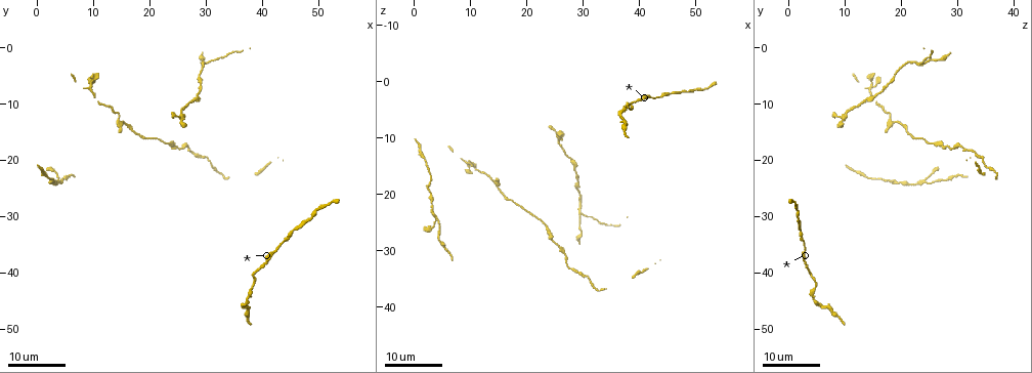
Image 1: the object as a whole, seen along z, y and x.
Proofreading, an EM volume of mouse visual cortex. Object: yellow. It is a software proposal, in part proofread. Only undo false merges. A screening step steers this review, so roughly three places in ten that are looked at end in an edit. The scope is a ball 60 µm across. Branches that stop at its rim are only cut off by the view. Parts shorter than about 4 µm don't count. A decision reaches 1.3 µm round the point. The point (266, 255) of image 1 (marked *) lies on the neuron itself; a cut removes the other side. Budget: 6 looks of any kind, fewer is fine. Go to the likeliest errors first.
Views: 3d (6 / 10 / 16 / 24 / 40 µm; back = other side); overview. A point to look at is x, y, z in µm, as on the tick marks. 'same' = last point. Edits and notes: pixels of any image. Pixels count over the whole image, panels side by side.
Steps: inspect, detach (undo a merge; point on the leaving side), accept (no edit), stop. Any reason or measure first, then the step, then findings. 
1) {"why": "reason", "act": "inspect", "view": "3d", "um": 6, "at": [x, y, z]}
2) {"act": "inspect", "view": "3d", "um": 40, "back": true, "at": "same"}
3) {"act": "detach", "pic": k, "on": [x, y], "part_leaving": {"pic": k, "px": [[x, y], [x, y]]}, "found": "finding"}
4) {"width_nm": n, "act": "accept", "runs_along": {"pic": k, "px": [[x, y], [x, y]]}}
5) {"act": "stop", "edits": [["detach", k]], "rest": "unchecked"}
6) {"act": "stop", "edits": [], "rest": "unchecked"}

{"why": "branch point", "act": "inspect", "view": "3d", "um": 24, "at": [14.5, 13.0, 18.0]}

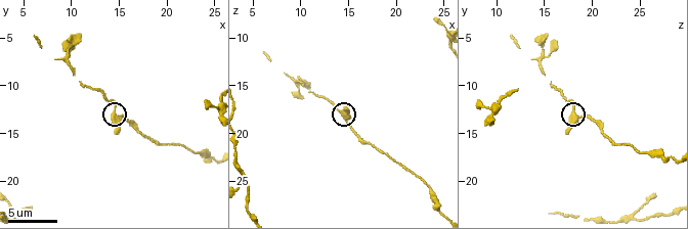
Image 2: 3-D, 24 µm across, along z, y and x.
{"act": "inspect", "view": "3d", "um": 6, "at": [14.6, 12.6, 18.0]}

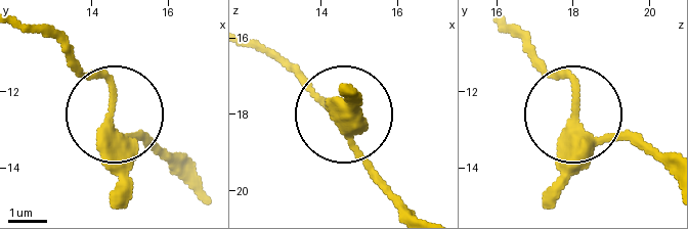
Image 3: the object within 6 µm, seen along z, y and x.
{"arms": 3, "act": "accept", "found": "one neuron here"}

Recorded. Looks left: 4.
{"why": "three arms meet", "act": "inspect", "view": "3d", "um": 16, "at": [30.0, 2.5, 23.5]}

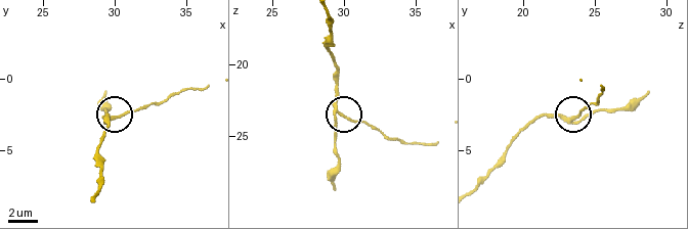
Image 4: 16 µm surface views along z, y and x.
{"act": "inspect", "view": "3d", "um": 6, "at": [29.8, 2.8, 23.4]}

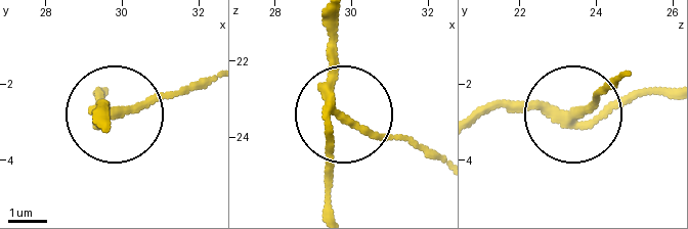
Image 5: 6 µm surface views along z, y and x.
{"width_nm": 200, "act": "accept", "runs_along": {"pic": 5, "px": [[476, 121], [505, 105], [603, 115], [661, 95]]}, "found": "all the same neuron"}

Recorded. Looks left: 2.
{"why": "narrows sharply", "act": "inspect", "view": "3d", "um": 24, "at": [3.0, 24.5, 21.5]}

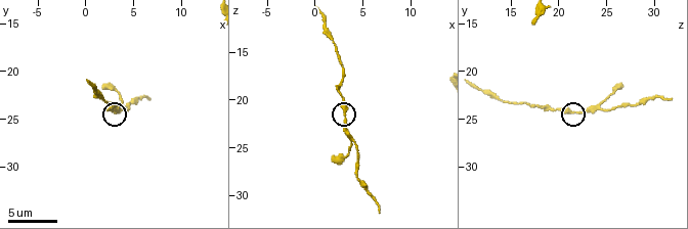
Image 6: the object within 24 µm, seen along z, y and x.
{"why": "closer look", "act": "inspect", "view": "3d", "um": 10, "at": [3.2, 24.2, 22.0]}

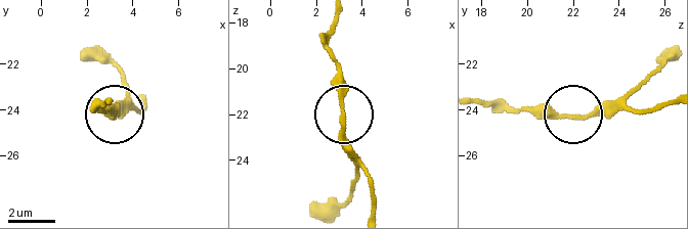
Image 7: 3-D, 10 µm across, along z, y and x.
{"act": "accept", "found": "continuous, no second neuron"}

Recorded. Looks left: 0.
{"act": "stop", "edits": [], "rest": "unchecked"}

